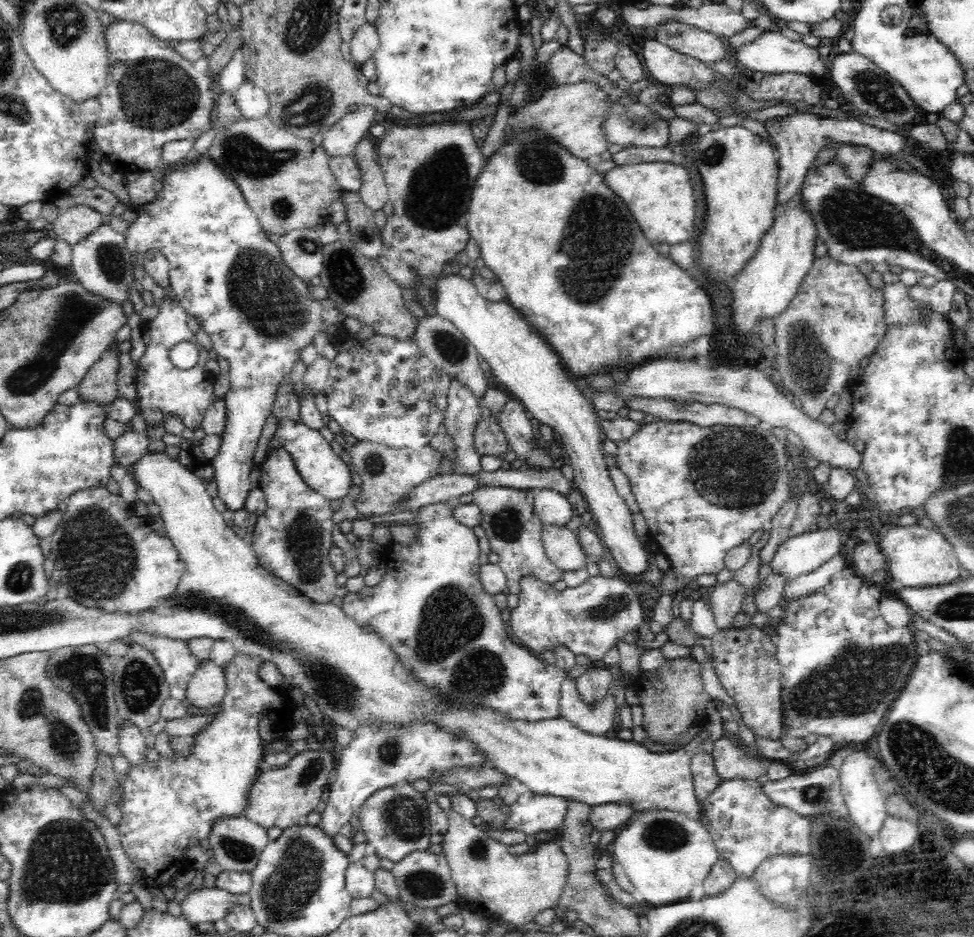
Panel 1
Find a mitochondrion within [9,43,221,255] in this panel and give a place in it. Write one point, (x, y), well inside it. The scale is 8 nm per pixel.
(153, 95)

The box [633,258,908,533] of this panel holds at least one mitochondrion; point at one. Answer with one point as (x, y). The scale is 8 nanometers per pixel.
(734, 469)

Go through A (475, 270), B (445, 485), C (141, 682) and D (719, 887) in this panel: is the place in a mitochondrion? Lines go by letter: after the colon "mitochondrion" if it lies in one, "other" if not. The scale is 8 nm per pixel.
A: other
B: other
C: mitochondrion
D: other

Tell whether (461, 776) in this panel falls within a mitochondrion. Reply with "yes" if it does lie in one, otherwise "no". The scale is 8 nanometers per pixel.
no

